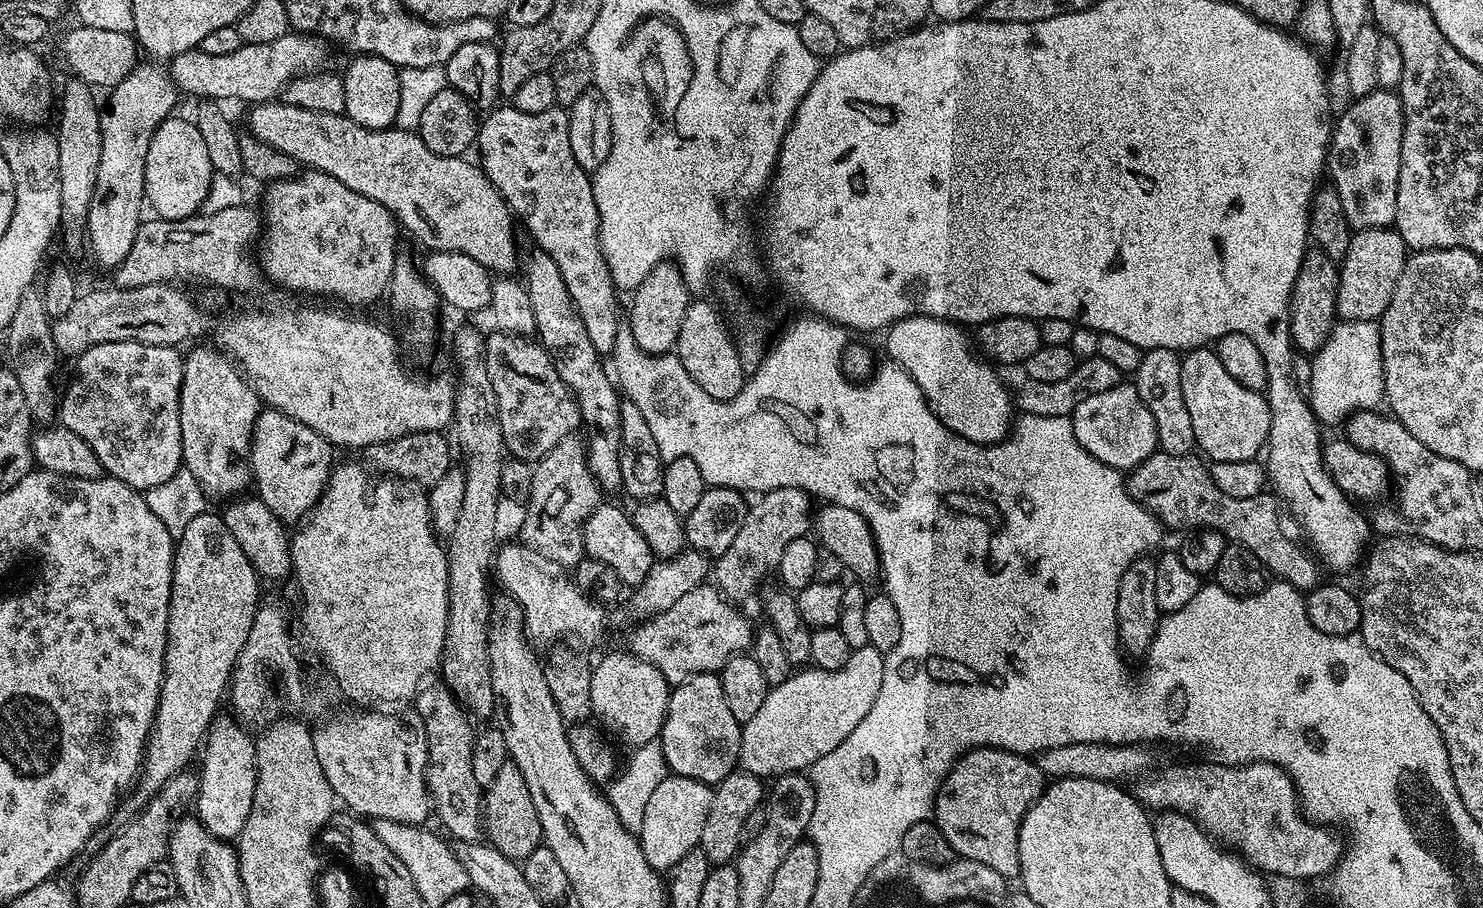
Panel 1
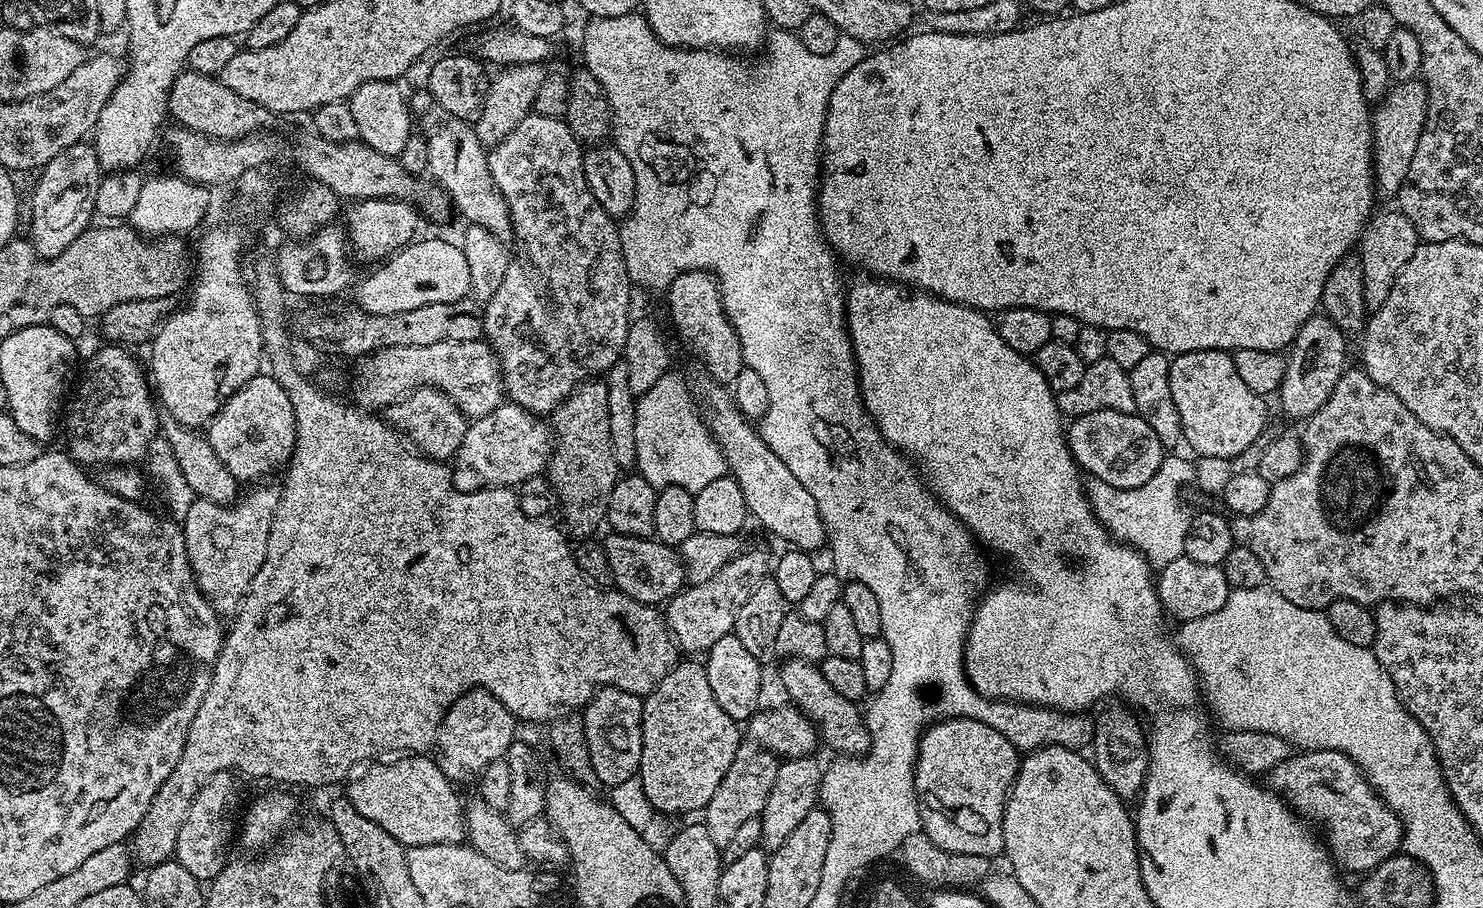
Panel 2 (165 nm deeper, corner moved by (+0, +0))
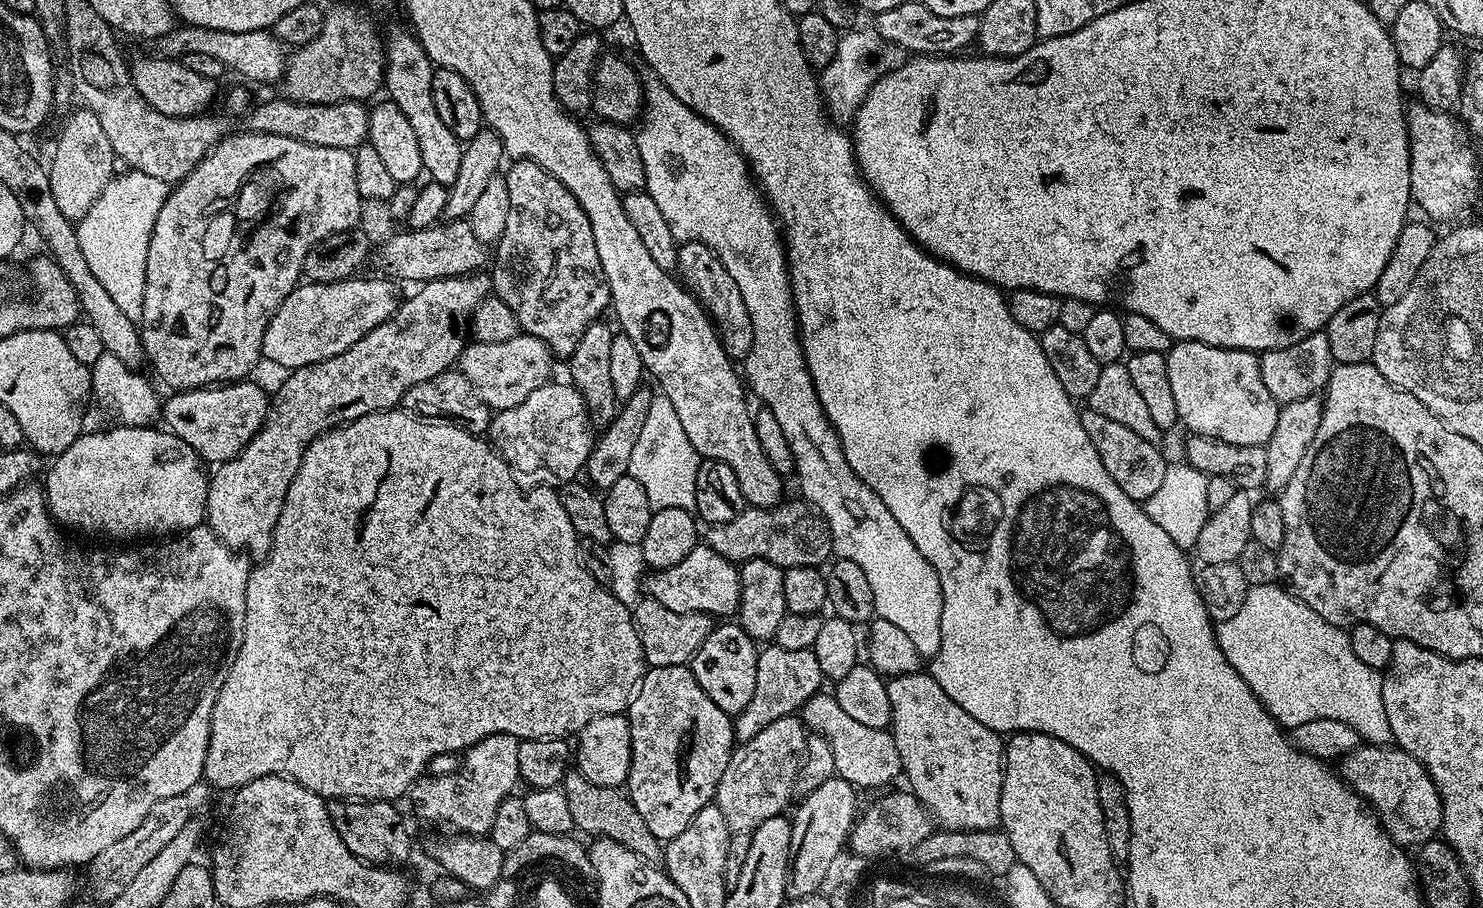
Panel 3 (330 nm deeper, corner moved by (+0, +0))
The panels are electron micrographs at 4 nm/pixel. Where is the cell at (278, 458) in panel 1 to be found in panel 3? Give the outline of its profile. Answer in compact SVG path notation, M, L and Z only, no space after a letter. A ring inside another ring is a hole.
M251 379L229 382L207 388L176 390L162 404L162 420L167 431L174 433L190 446L201 460L215 466L234 458L258 434L264 424L270 403L269 393L263 392Z

